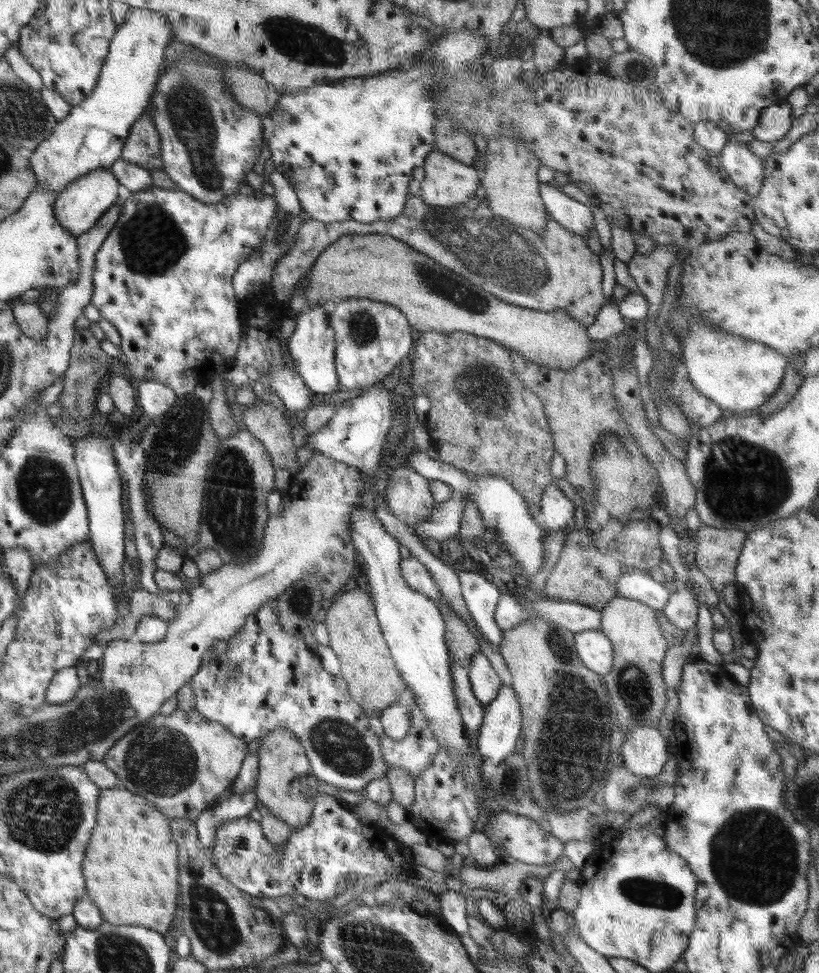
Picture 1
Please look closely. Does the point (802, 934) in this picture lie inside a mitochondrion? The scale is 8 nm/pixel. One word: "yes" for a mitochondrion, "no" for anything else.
no

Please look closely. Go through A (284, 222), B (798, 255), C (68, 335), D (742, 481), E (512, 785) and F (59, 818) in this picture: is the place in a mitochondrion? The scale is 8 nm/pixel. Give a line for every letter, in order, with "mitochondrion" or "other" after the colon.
A: mitochondrion
B: other
C: other
D: mitochondrion
E: mitochondrion
F: mitochondrion

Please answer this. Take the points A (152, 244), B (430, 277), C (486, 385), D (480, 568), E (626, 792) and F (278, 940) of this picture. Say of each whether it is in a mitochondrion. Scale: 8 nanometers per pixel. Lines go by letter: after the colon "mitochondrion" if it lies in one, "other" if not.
A: mitochondrion
B: mitochondrion
C: mitochondrion
D: other
E: mitochondrion
F: other

